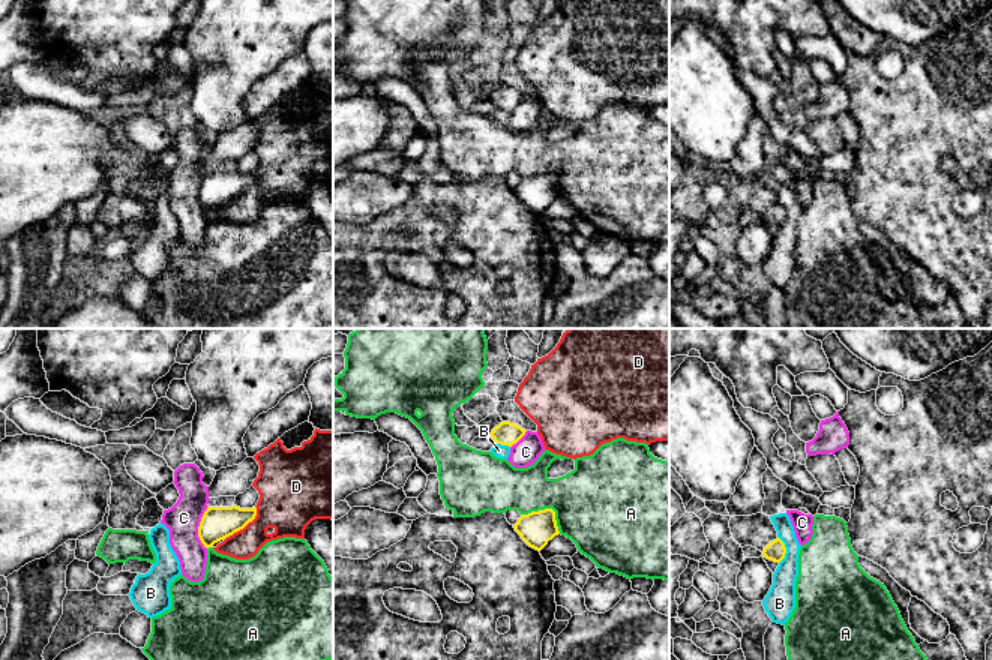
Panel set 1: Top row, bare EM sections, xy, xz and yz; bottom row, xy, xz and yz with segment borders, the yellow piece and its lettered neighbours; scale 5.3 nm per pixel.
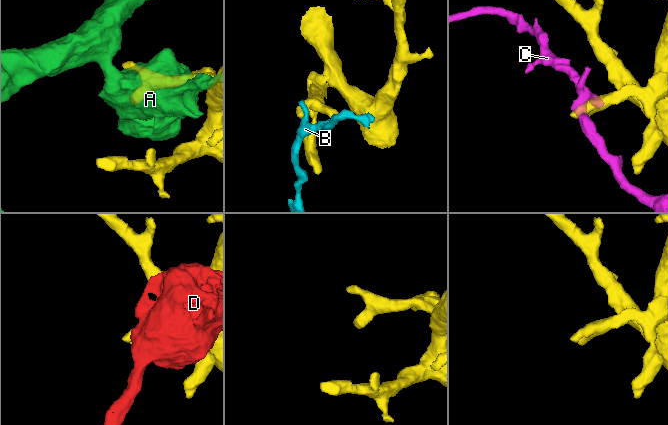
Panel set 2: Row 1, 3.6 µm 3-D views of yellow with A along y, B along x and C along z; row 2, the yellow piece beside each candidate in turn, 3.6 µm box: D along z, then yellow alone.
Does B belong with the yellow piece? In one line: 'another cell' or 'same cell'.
another cell

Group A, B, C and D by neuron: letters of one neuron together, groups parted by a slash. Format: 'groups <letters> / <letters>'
groups A / B / C / D

